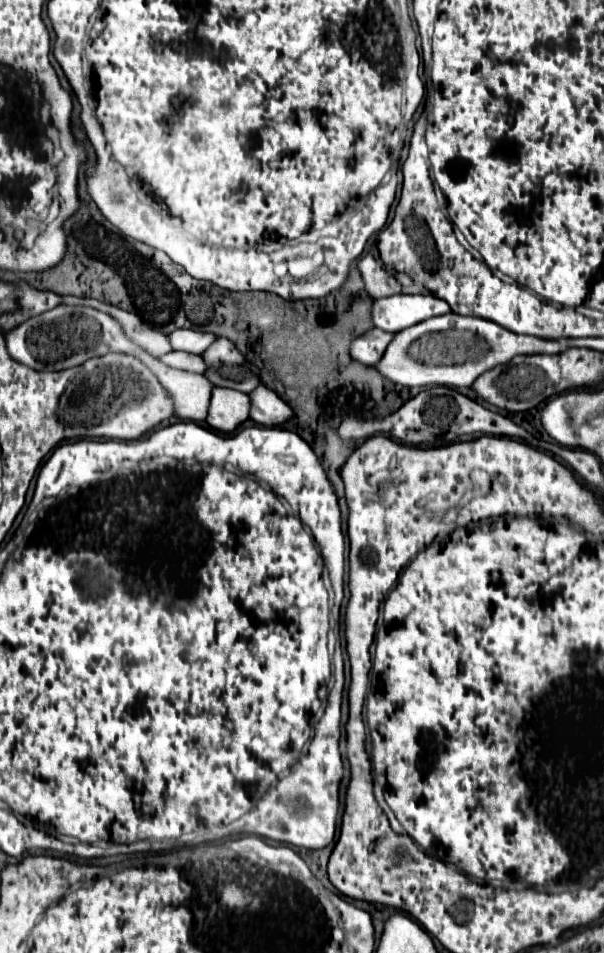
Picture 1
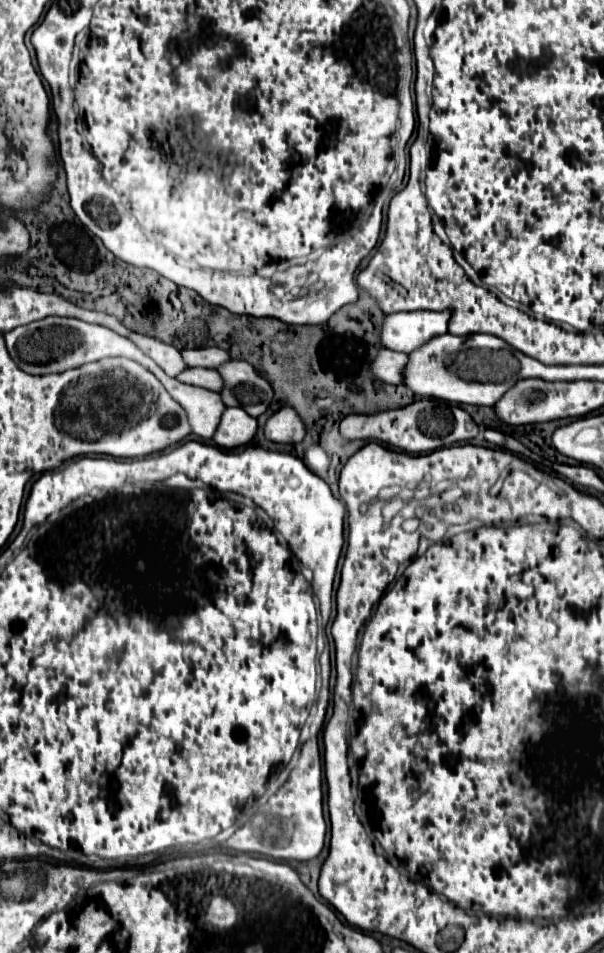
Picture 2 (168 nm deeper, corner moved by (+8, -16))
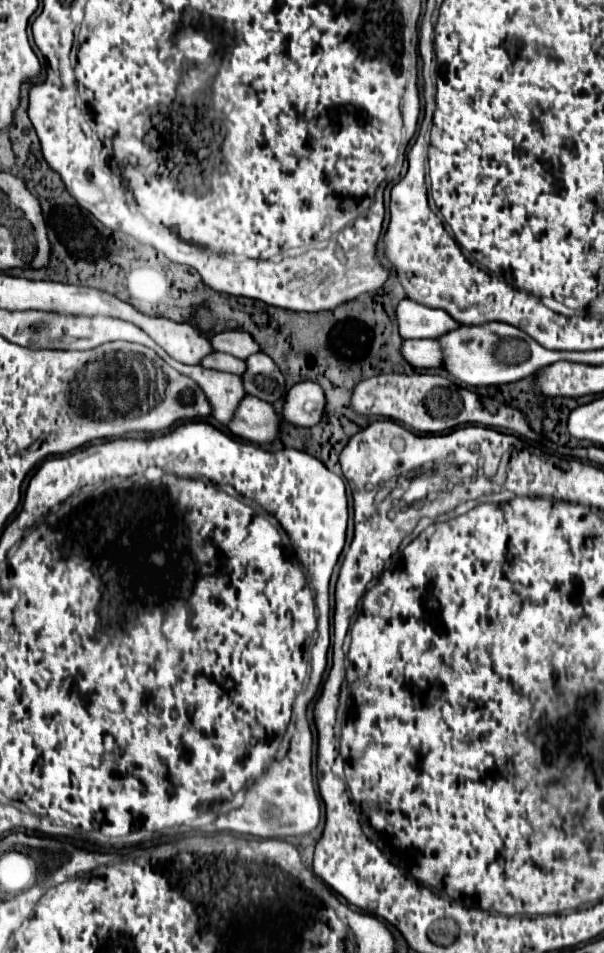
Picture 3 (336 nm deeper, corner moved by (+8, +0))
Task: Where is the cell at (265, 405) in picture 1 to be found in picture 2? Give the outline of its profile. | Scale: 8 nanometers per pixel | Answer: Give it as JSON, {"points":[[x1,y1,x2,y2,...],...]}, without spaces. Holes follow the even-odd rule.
{"points":[[284,406,266,422,264,434,272,442,298,444,306,436,306,424,292,406]]}

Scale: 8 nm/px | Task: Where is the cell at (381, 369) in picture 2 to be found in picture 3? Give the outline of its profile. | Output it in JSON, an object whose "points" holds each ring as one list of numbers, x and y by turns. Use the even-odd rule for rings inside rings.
{"points":[[404,340,400,352,414,368,438,368,442,364,442,352,436,340]]}

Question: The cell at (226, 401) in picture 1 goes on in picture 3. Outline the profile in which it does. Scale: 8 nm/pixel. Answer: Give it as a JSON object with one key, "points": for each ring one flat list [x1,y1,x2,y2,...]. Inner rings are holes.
{"points":[[244,396,228,422,228,430,248,442,272,442,278,434,278,416,272,404,262,402,256,396]]}

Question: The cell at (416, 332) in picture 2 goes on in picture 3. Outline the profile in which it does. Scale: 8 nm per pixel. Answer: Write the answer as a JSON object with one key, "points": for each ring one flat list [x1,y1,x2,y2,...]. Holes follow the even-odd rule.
{"points":[[402,300,398,304,396,318,402,338,436,338,460,326,448,312,428,308,412,300]]}

